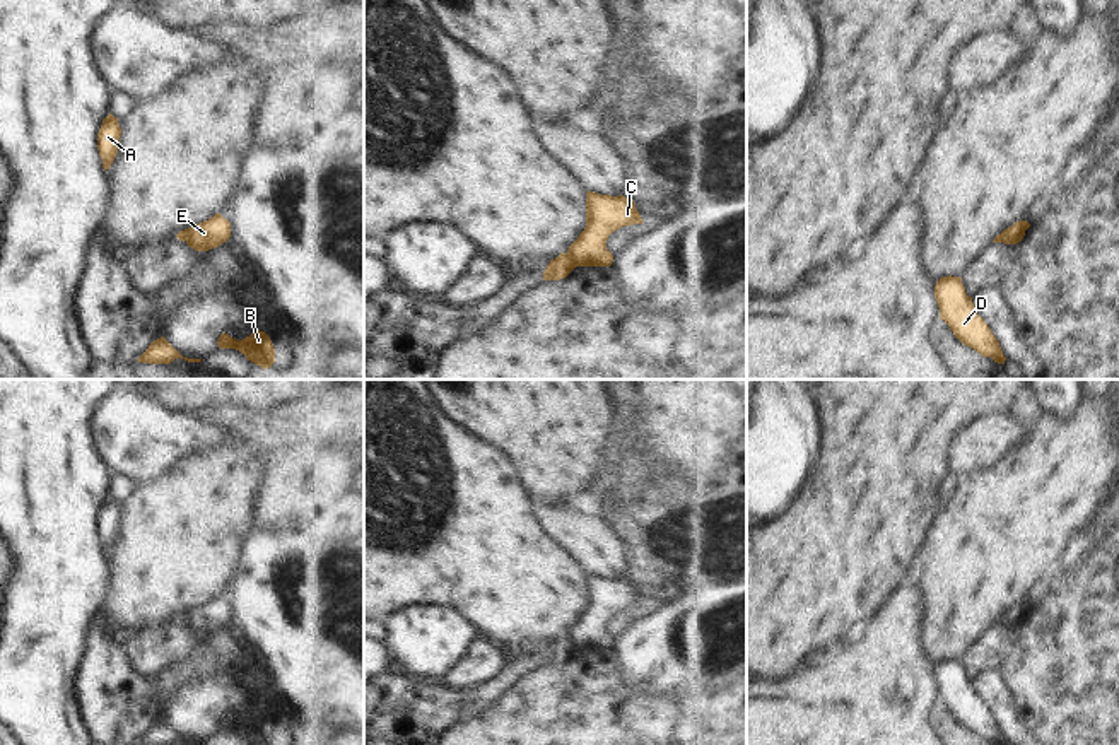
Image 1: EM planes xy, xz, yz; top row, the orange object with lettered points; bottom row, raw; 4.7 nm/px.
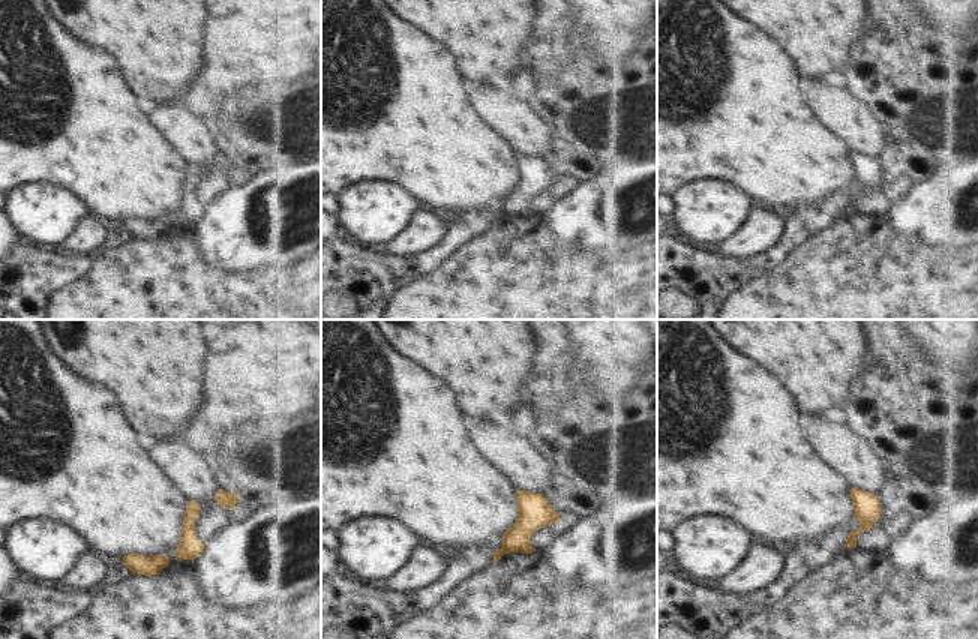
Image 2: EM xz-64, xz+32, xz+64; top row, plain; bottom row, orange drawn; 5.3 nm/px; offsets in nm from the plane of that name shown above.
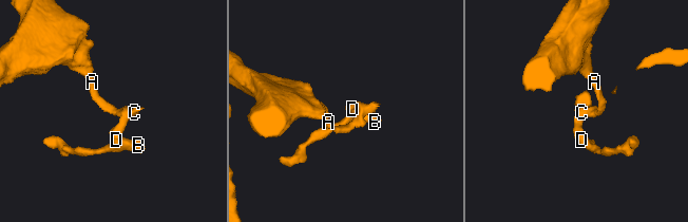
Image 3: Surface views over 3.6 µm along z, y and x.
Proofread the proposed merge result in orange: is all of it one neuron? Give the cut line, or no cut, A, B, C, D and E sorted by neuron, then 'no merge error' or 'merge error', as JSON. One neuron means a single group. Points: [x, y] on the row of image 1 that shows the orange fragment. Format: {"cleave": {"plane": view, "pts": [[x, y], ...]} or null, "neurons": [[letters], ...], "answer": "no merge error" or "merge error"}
{"cleave": {"plane": "xz", "pts": [[568, 252], [576, 265]]}, "neurons": [["A"], ["B", "C", "D", "E"]], "answer": "merge error"}

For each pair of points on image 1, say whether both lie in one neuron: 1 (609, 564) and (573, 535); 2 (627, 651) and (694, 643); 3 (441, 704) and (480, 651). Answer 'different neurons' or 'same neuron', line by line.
1: same neuron
2: same neuron
3: different neurons

